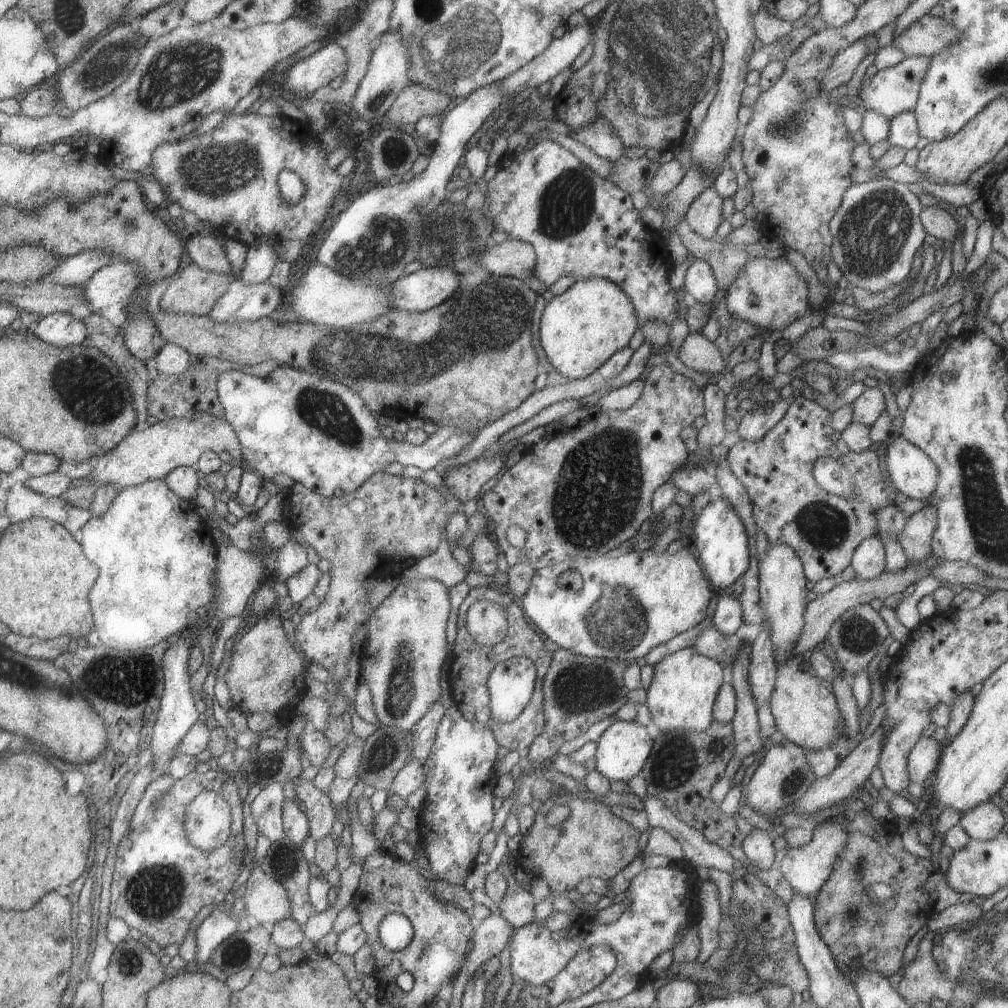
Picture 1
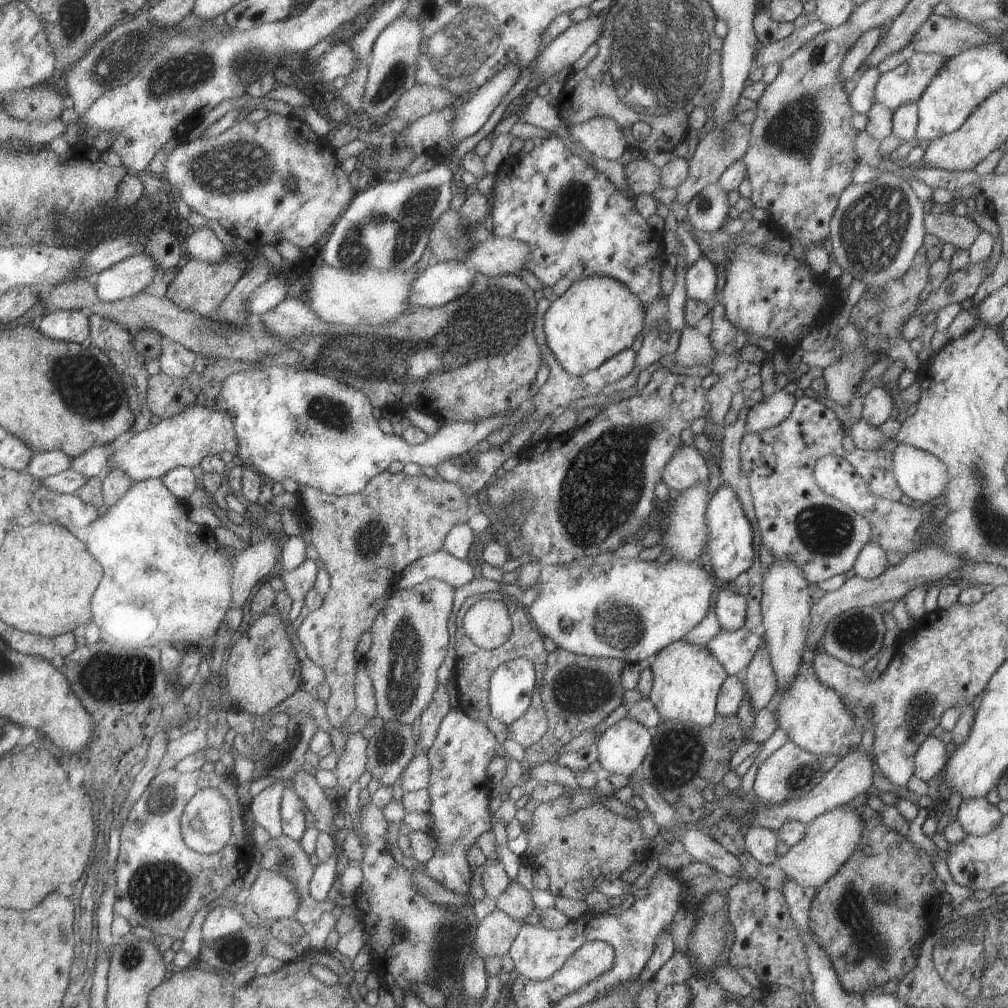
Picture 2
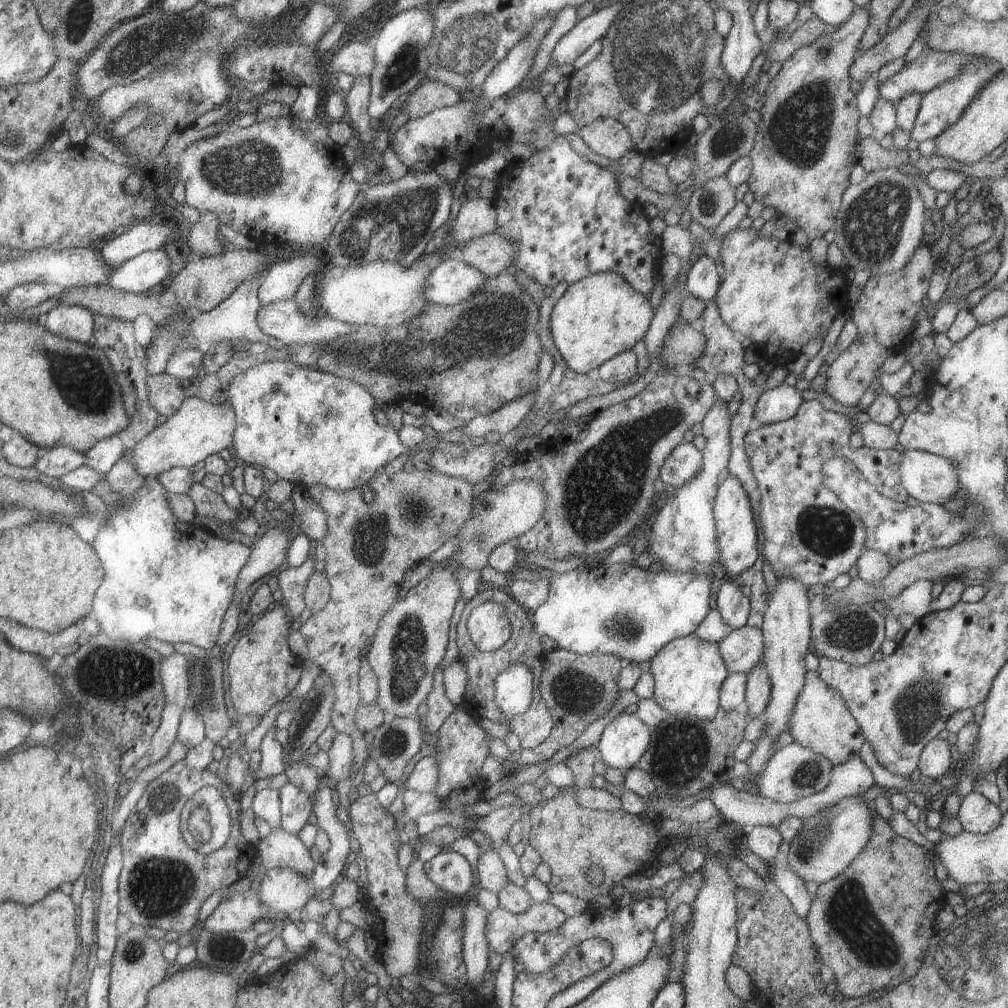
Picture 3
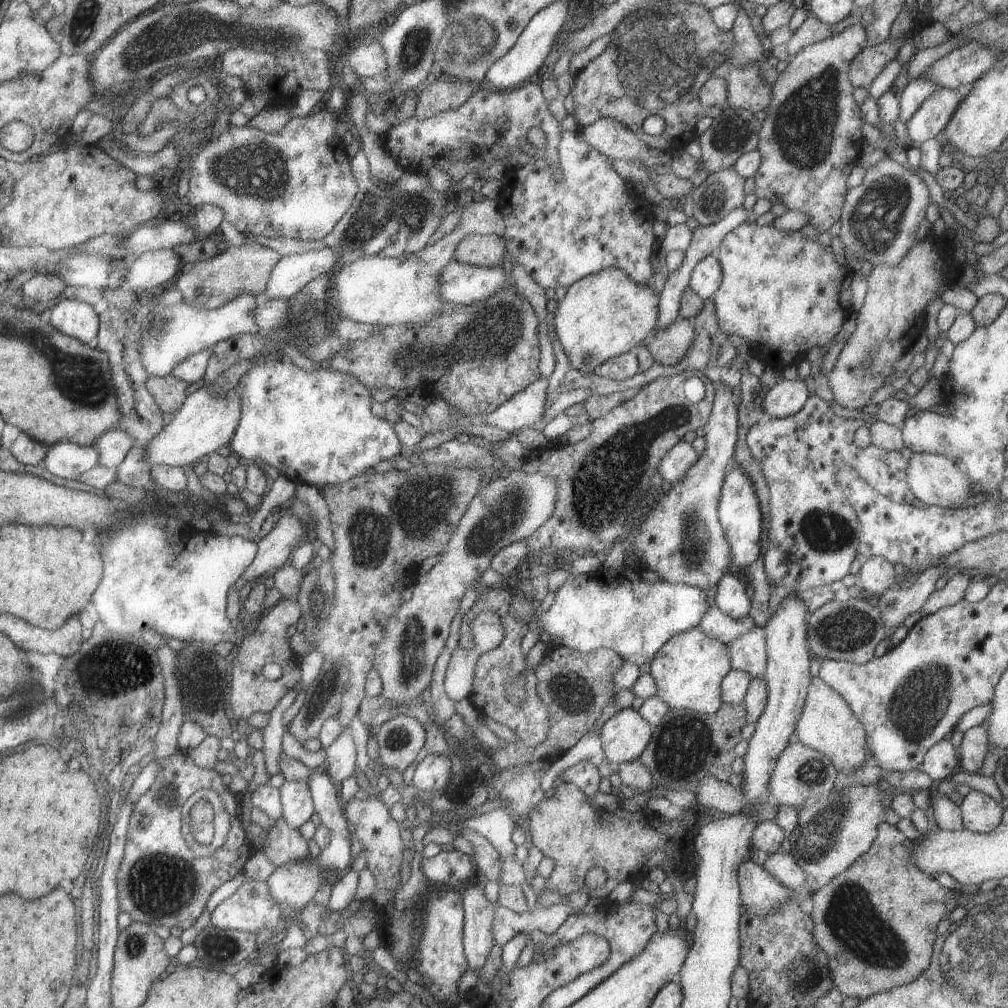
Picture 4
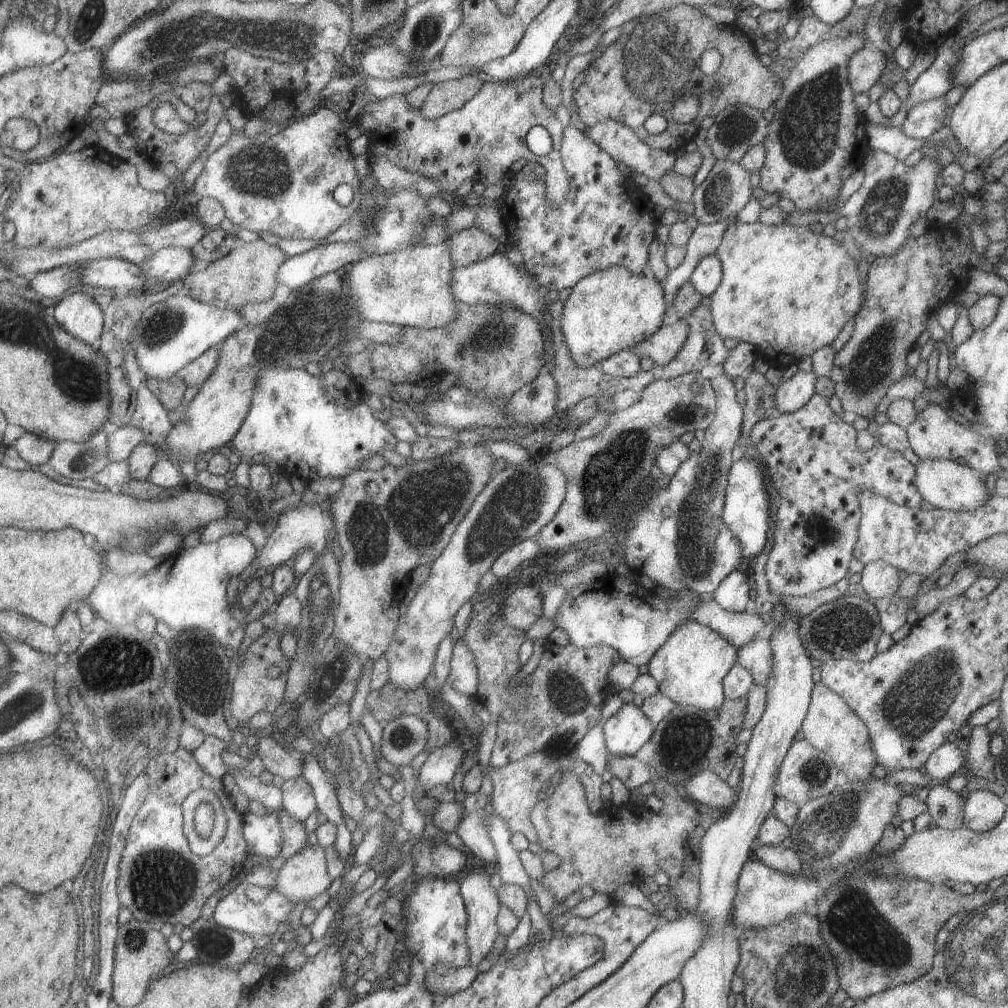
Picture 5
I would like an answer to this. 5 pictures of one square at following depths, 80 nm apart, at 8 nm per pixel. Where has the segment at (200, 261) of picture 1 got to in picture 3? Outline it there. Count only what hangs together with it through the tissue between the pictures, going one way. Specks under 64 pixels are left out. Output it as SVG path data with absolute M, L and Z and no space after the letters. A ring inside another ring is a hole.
M203 212L199 215L197 222L188 225L189 235L185 242L189 248L190 257L222 254L227 245L219 235L217 224L220 223L213 212Z

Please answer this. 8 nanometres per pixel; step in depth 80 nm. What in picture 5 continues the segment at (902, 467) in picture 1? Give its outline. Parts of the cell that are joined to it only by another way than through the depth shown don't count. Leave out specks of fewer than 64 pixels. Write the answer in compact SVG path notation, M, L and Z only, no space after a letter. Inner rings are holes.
M919 458L914 468L915 478L913 478L913 486L919 492L919 496L934 508L952 512L968 512L983 506L991 496L987 494L987 488L981 482L983 478L971 472L960 461L956 462L941 458Z

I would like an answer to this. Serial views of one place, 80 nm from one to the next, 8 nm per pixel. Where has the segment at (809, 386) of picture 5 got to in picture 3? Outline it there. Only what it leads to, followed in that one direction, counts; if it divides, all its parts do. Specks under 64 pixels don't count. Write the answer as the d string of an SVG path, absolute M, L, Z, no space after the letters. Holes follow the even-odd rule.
M783 383L773 389L763 390L753 408L753 416L760 425L788 420L795 415L799 404L807 395Z

